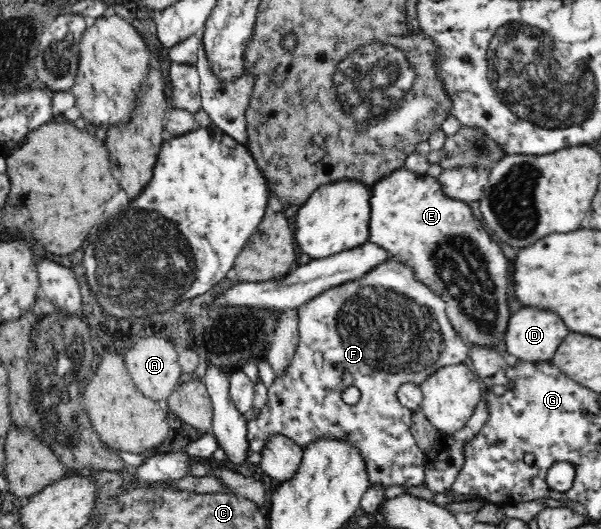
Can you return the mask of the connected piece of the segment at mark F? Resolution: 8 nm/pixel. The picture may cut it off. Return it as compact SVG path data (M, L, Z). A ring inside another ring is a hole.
M384 259L362 276L336 286L328 287L308 302L302 304L302 306L299 306L295 312L297 315L299 341L292 357L292 362L286 368L287 374L284 377L274 380L272 385L267 388L267 403L261 408L259 415L255 420L247 422L246 440L249 448L254 450L254 452L260 452L262 445L265 443L265 438L270 433L282 434L300 446L304 446L306 443L312 442L316 437L322 435L330 435L330 437L336 437L336 439L342 437L342 439L348 439L354 445L358 445L358 449L360 449L360 453L362 453L362 457L366 461L366 470L370 484L372 482L381 482L385 487L390 486L390 484L403 484L407 487L422 485L425 454L411 433L412 410L406 409L400 404L398 397L396 397L396 392L406 382L419 385L424 379L430 377L430 374L434 374L436 370L441 369L442 366L453 365L459 362L469 363L469 348L465 345L465 341L457 335L453 327L450 326L448 317L446 316L445 302L434 291L424 286L405 263L400 263L395 259ZM348 386L356 386L360 390L360 400L354 406L346 405L340 398L342 390L348 388Z

